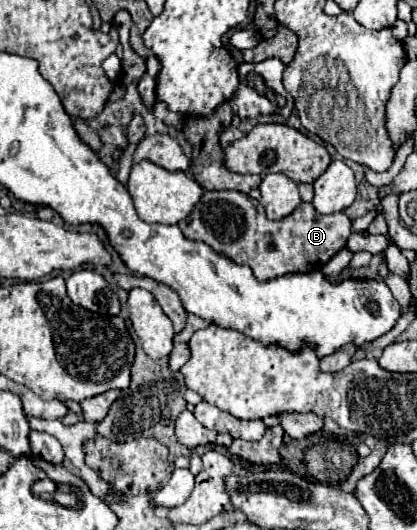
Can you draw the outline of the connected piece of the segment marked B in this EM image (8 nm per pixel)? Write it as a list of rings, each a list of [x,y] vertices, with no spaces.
[[[204,191],[192,213],[182,219],[178,227],[184,237],[204,241],[216,253],[236,261],[236,265],[248,265],[258,281],[270,281],[272,277],[282,277],[284,273],[310,273],[312,269],[322,269],[342,247],[346,247],[350,237],[350,219],[344,213],[320,215],[312,203],[300,203],[288,217],[272,221],[266,217],[264,207],[256,199],[240,191]]]

